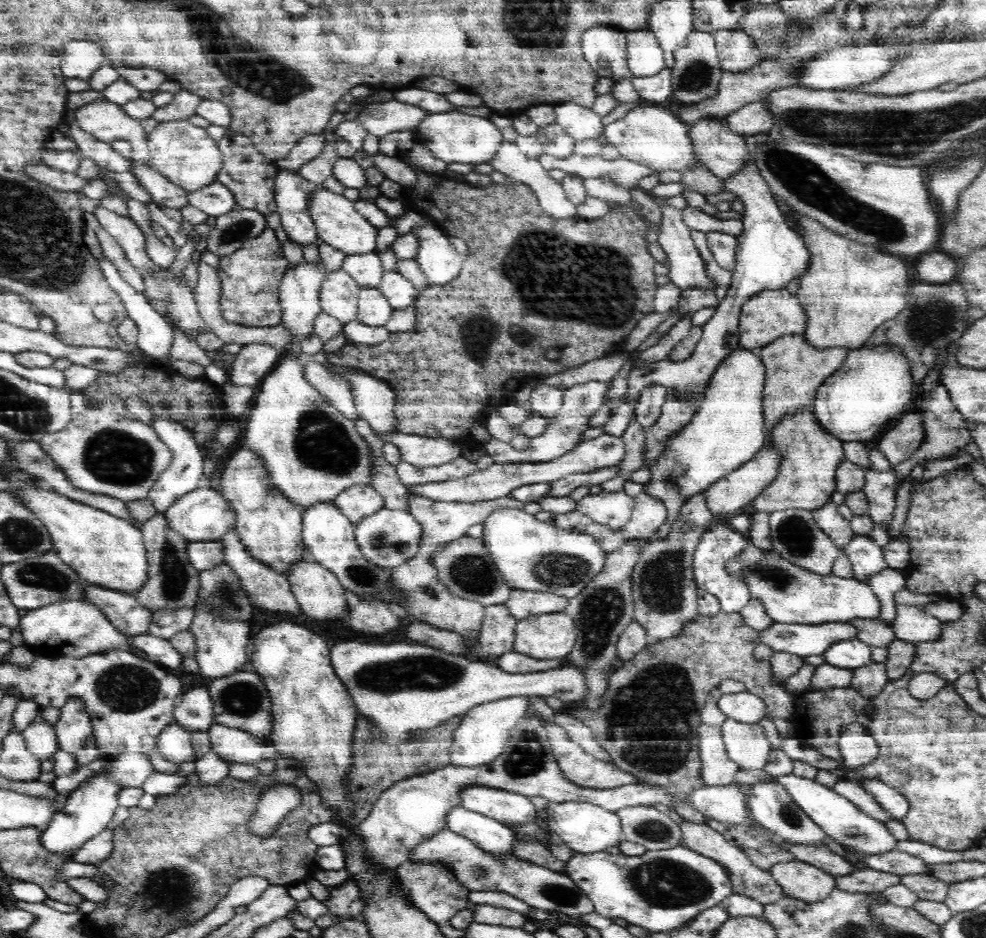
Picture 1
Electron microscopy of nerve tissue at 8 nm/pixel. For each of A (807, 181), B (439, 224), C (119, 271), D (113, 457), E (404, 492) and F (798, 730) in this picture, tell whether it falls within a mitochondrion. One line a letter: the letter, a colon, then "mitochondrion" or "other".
A: mitochondrion
B: other
C: other
D: mitochondrion
E: other
F: other

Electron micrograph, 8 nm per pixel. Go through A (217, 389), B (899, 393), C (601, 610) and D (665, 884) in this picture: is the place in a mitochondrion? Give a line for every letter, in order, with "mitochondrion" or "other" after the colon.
A: other
B: other
C: mitochondrion
D: mitochondrion

